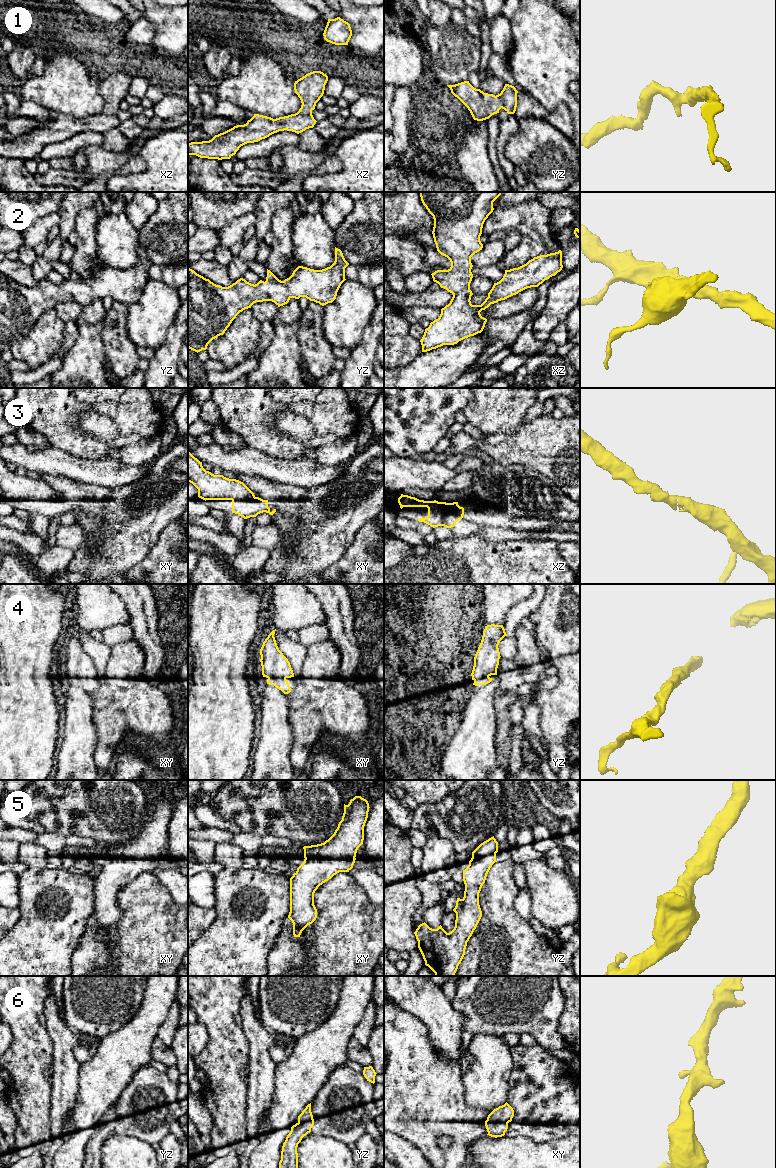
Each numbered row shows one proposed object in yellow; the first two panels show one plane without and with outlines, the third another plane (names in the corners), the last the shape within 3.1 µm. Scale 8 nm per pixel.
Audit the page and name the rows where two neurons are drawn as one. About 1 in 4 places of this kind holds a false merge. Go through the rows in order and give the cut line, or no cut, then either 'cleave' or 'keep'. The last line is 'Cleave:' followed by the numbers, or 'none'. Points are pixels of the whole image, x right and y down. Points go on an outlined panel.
1: no cut | keep
2: no cut | keep
3: no cut | keep
4: no cut | keep
5: no cut | keep
6: xy (487, 1119), (507, 1123) | cleave
Cleave: 6

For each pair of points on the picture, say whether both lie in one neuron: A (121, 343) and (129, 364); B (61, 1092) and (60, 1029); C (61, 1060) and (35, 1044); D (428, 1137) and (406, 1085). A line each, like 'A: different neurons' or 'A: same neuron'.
A: same neuron
B: same neuron
C: different neurons
D: same neuron

